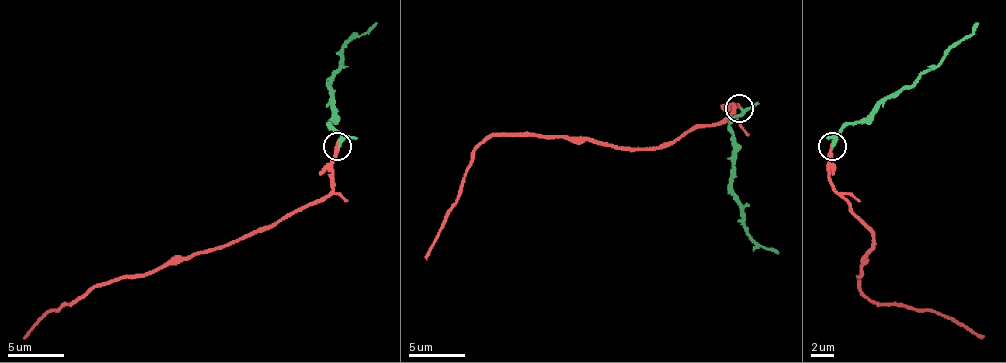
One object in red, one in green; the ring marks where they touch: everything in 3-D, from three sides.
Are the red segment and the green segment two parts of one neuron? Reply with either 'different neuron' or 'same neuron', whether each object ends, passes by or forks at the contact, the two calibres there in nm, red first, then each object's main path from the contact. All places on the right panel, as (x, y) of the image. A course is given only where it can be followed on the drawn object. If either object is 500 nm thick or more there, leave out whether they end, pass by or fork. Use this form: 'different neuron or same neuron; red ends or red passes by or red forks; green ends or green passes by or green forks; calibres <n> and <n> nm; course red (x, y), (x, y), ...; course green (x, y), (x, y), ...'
same neuron; red ends; green passes by; calibres 280 and 180 nm; course red (833, 147), (830, 186), (872, 231), (872, 245), (864, 256), (861, 290), (875, 304), (934, 310), (984, 338); course green (833, 147), (836, 136), (847, 124), (864, 122), (931, 71), (979, 23)

